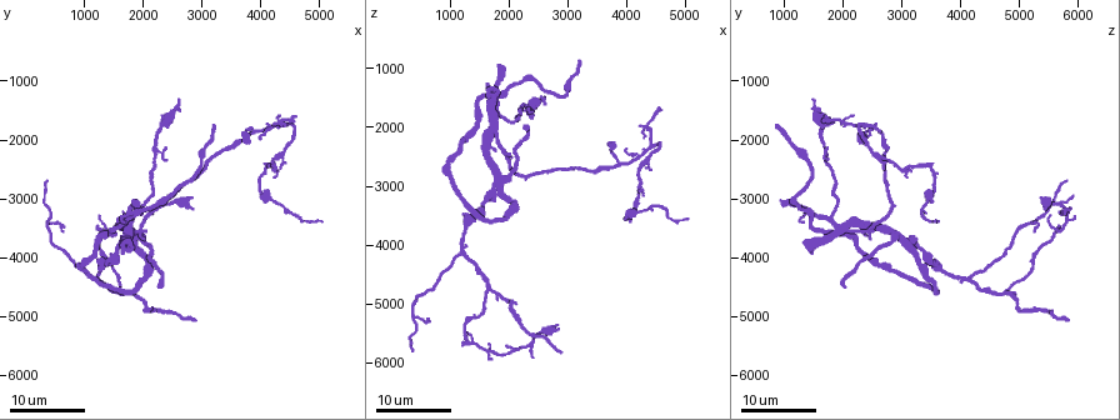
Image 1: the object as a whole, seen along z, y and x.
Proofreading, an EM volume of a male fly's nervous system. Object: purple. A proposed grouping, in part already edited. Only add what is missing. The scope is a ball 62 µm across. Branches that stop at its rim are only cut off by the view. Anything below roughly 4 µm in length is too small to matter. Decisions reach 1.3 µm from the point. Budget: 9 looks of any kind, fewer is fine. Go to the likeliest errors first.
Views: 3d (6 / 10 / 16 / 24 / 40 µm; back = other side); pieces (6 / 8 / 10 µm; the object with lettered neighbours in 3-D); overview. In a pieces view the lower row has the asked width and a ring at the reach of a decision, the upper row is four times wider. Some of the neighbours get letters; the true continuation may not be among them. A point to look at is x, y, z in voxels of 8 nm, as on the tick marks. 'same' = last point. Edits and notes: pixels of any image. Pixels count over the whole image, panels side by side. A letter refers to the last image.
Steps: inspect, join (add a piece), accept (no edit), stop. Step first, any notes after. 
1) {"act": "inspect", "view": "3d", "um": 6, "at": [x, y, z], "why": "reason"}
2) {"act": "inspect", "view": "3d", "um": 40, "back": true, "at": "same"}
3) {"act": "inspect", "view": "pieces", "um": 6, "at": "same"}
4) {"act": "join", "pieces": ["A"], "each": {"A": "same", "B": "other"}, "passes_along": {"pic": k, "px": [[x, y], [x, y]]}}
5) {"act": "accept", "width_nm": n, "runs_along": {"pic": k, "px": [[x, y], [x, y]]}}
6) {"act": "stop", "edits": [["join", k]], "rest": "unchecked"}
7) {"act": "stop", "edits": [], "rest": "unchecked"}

{"act": "inspect", "view": "3d", "um": 16, "at": [400, 2700, 5750]}

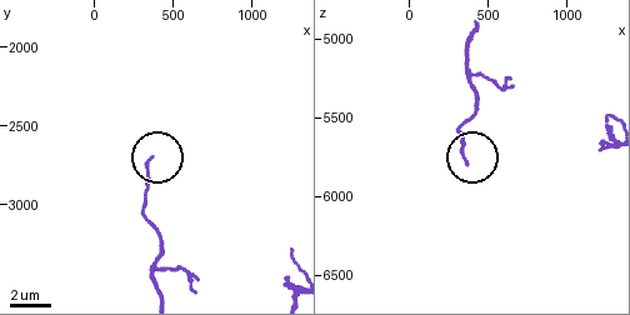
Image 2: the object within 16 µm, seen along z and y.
{"act": "inspect", "view": "pieces", "um": 8, "at": [360, 2680, 5780]}

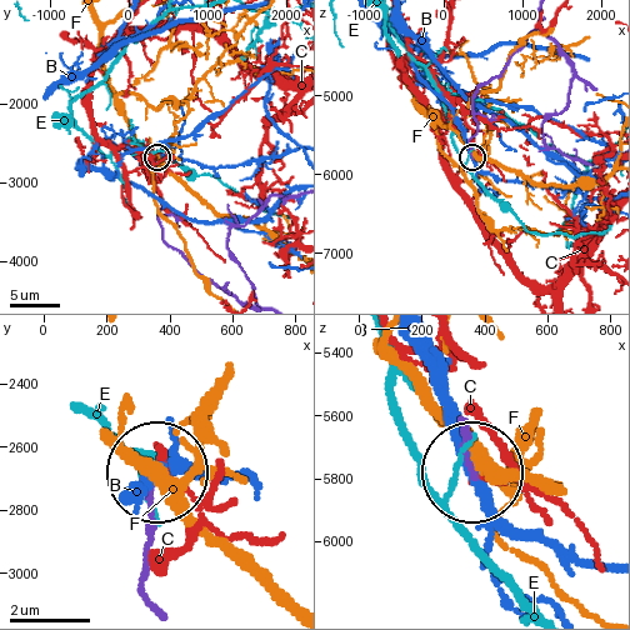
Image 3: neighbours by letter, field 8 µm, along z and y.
{"act": "accept", "each": {"B": "other", "C": "other", "E": "other", "F": "other"}, "found": "no lettered piece goes on from it"}

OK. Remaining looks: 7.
{"act": "inspect", "view": "3d", "um": 16, "at": [3800, 2050, 2250], "why": "stops while still wide"}

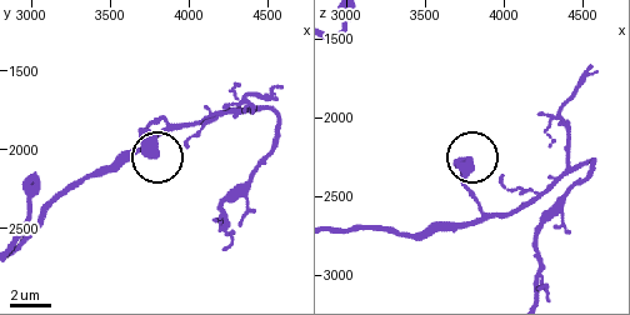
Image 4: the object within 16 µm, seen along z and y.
{"act": "inspect", "view": "pieces", "um": 6, "at": [3780, 2040, 2300]}

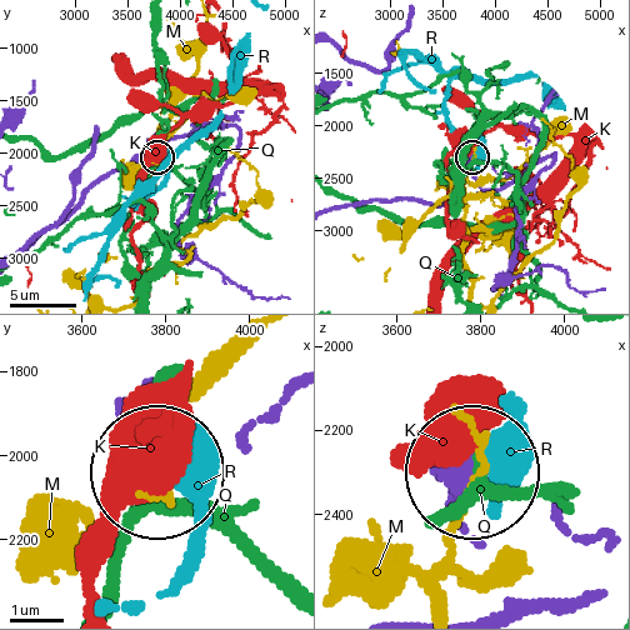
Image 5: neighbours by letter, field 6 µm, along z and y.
{"act": "accept", "width_nm": 620, "each": {"K": "other", "M": "other", "Q": "other", "R": "other"}, "found": "none of them fits"}

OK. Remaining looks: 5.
{"act": "inspect", "view": "3d", "um": 16, "at": [2600, 1300, 1500], "why": "end of a long branch"}

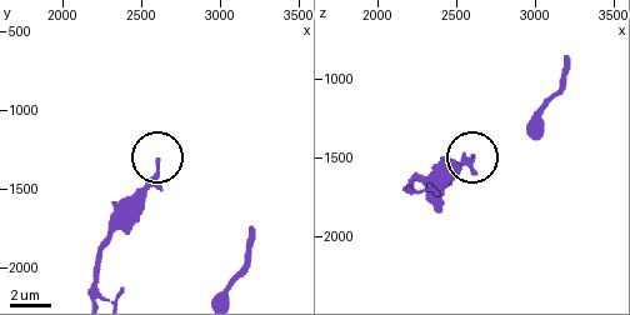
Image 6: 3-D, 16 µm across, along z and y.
{"act": "inspect", "view": "pieces", "um": 8, "at": "same", "why": "what lies round it"}

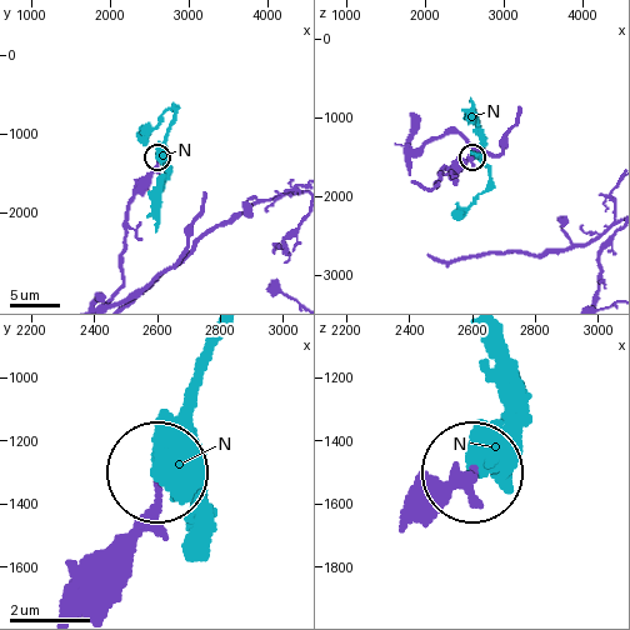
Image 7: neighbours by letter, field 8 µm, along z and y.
{"act": "accept", "each": {"N": "other"}, "found": "none of them fits"}

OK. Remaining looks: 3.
{"act": "inspect", "view": "3d", "um": 24, "at": [2800, 3000, 5400], "why": "long arm stops here"}

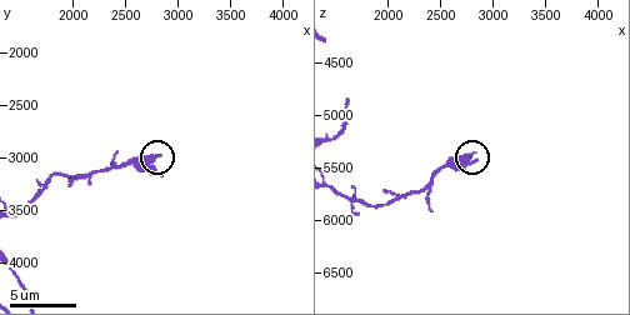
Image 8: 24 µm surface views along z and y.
{"act": "inspect", "view": "pieces", "um": 10, "at": [2800, 3000, 5340], "why": "see the neighbours"}

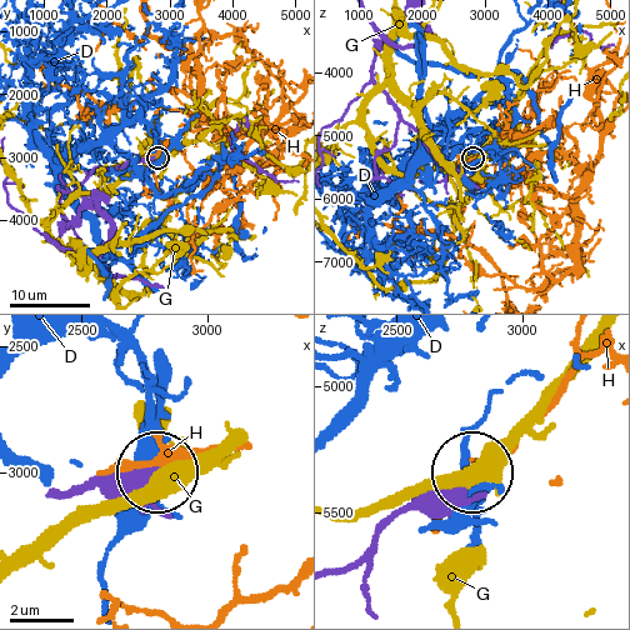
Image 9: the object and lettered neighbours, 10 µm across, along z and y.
{"act": "accept", "each": {"D": "other", "G": "other", "H": "other"}, "runs_along": {"pic": 9, "px": [[48, 494], [128, 491], [158, 470]]}, "found": "none of them fits"}

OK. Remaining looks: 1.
{"act": "stop", "edits": [], "rest": "unchecked"}

